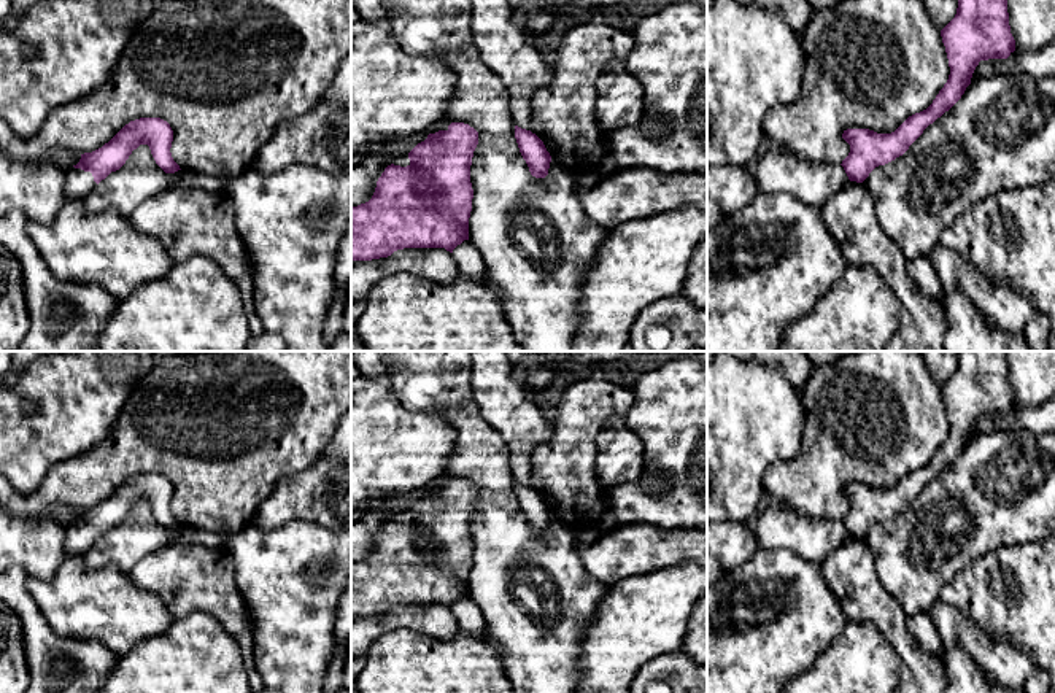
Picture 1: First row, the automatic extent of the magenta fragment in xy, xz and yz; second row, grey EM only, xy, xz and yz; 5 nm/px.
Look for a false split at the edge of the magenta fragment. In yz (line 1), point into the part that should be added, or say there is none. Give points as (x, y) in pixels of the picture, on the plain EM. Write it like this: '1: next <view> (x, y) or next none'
1: next none

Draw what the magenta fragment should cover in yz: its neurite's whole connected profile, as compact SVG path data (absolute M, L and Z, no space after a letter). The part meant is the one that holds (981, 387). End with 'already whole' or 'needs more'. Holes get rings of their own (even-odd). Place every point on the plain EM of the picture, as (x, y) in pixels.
M958 351L956 370L941 393L950 431L926 466L909 472L891 490L844 486L850 509L841 521L850 537L863 539L875 523L902 512L929 480L961 455L980 416L1007 415L1015 407L1006 351Z | already whole

